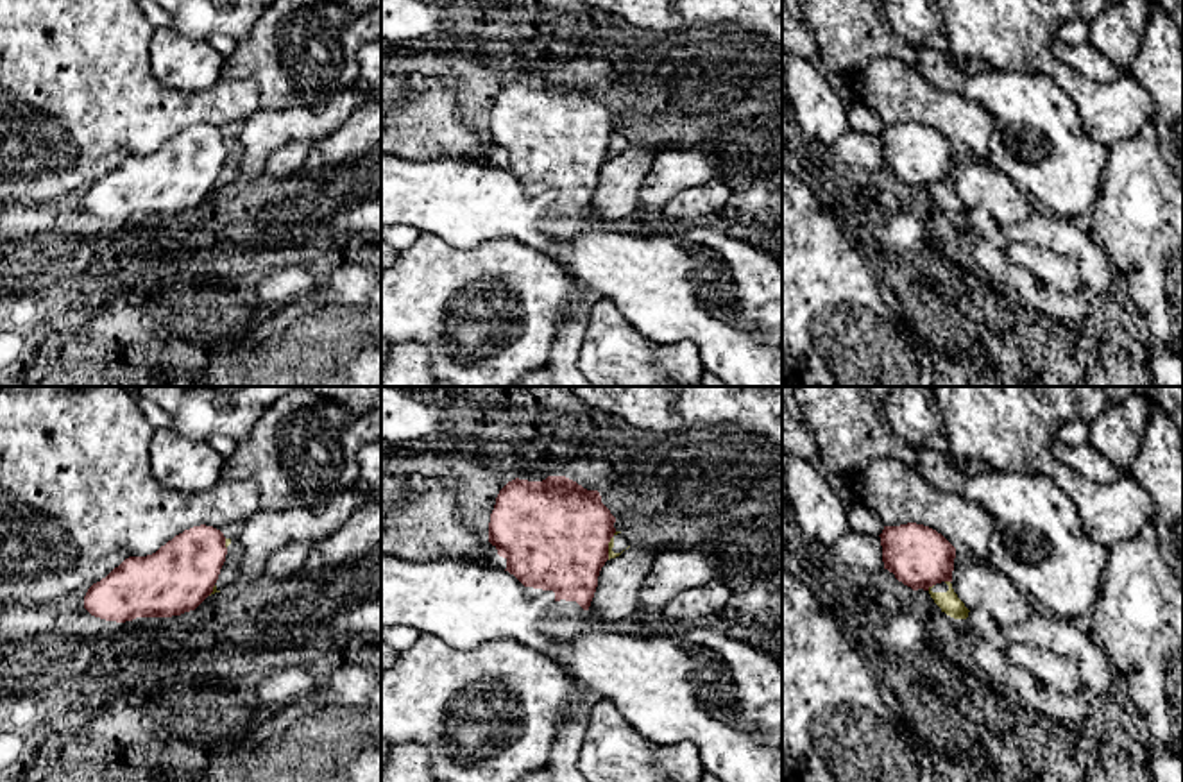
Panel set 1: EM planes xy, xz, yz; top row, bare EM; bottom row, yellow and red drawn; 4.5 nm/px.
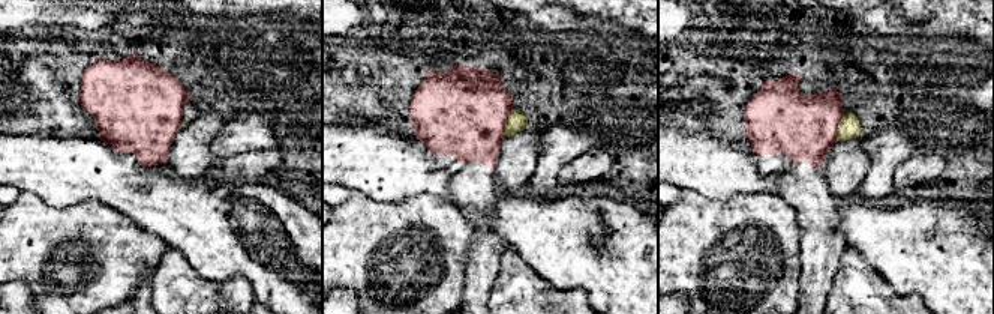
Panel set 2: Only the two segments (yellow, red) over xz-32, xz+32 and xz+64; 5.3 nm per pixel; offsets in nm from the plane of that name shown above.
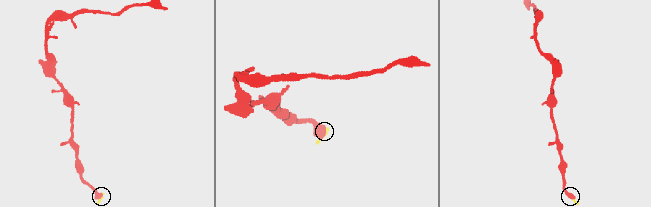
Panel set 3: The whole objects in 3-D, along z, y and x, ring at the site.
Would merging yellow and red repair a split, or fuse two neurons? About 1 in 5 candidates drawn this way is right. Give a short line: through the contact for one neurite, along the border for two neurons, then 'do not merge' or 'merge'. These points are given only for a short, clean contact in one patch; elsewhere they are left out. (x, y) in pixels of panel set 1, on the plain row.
do not merge

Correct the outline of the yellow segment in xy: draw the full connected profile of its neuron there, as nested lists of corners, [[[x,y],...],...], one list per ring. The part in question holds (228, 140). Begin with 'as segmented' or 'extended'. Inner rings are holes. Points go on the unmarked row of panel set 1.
extended; [[[226,138],[226,147],[227,147],[226,161],[220,168],[218,179],[211,193],[224,190],[226,186],[238,179],[238,166],[243,156],[243,145],[240,143],[238,138],[234,140]]]

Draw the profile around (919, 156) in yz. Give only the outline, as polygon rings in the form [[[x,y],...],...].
[[[907,122],[884,125],[881,136],[884,168],[913,190],[952,181],[956,147],[936,129]]]

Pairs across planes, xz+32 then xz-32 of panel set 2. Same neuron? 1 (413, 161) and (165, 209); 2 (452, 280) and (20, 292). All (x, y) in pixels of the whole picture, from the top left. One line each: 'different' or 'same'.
1: same
2: different

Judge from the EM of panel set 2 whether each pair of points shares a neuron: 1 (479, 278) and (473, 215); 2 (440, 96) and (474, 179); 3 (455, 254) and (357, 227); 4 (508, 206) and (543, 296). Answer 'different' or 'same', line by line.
1: same
2: same
3: same
4: different

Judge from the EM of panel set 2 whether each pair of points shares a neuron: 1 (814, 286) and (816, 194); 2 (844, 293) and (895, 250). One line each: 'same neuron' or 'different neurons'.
1: same neuron
2: different neurons

